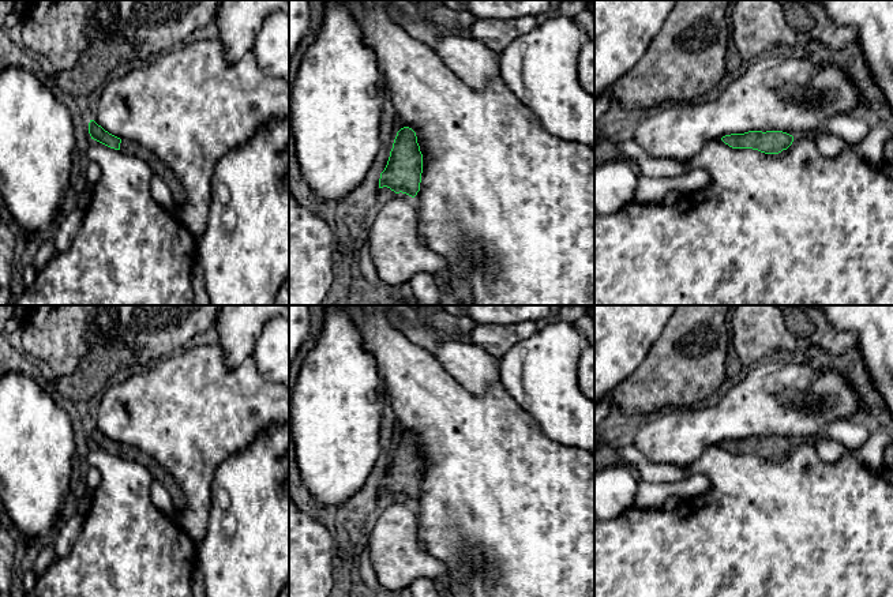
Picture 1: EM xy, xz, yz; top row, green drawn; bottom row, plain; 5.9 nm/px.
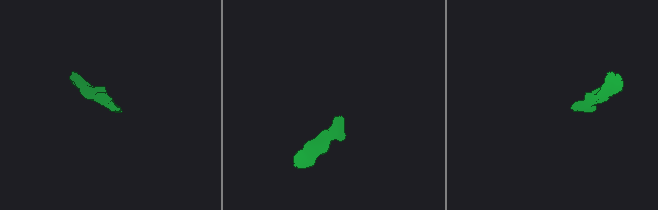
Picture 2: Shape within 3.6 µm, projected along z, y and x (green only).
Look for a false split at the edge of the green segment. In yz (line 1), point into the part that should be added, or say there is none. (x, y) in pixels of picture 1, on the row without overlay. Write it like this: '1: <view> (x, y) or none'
1: none

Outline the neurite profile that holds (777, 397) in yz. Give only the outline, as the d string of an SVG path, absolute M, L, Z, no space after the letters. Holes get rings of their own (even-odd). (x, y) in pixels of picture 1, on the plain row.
M776 356L746 369L713 401L695 408L668 410L642 420L635 427L634 447L650 462L691 466L706 448L731 439L783 436L793 443L817 436L834 421L852 420L860 409L860 395L834 365L814 371L806 361Z

